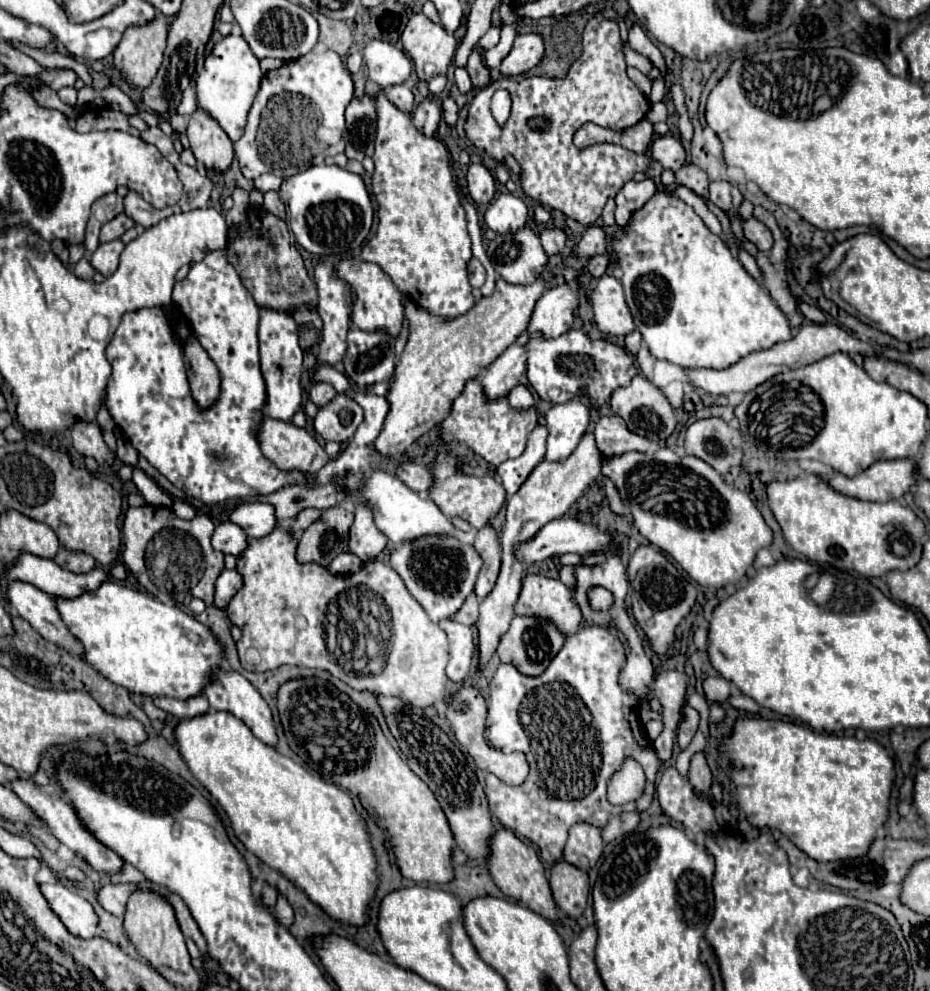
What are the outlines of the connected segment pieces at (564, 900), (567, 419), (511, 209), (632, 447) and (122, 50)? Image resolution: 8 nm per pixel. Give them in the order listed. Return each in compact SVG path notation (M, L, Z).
M558 861L550 873L550 889L562 913L576 919L584 913L586 897L590 893L588 873L576 869L566 861Z
M572 397L562 405L554 405L546 413L548 427L548 461L564 461L578 445L590 423L590 405L580 397Z
M502 193L494 199L484 213L484 223L496 233L516 233L526 225L528 209L522 199L512 193Z
M618 415L600 417L594 427L594 437L604 457L616 457L630 451L654 453L654 443L646 441L644 437L634 437L634 433L626 429L626 423Z
M158 15L154 21L150 21L150 25L134 27L124 33L120 45L114 51L114 67L122 73L122 77L128 81L130 87L144 89L152 83L152 79L158 73L158 67L162 65L162 55L166 49L166 33L168 33L168 25L162 15Z

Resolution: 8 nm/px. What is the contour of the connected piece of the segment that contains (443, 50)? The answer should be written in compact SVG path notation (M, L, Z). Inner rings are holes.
M416 13L408 21L402 43L414 63L418 79L424 81L446 73L456 51L456 39L440 25L432 23L424 13Z

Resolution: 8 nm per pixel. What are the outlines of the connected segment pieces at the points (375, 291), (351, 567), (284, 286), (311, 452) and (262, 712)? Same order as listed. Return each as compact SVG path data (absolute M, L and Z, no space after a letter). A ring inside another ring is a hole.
M344 259L336 265L338 277L342 277L346 283L350 283L356 291L358 301L354 303L352 311L352 323L360 327L362 331L386 331L392 337L400 335L402 323L404 323L404 297L398 291L398 287L392 283L392 279L374 263L366 263L360 259Z
M342 553L326 569L332 575L352 575L360 569L360 565L362 565L362 561L358 561L358 557L354 557L352 553Z
M252 205L246 211L246 219L232 229L232 237L226 245L226 257L238 271L244 287L252 293L258 307L274 309L292 315L298 307L308 305L312 311L318 307L318 289L314 279L304 267L300 251L294 247L290 231L282 219L268 213L266 209ZM286 231L286 233L284 233ZM294 283L304 287L302 293L290 293Z
M264 417L264 421L262 421L260 445L262 445L262 453L268 459L272 459L274 465L278 469L282 469L282 471L304 471L306 475L314 475L330 461L330 457L326 455L324 447L306 429L294 427L292 423L274 421L270 417Z
M220 669L214 675L214 683L206 687L206 697L210 701L210 707L214 711L228 711L234 717L238 717L240 721L246 723L246 727L266 745L276 747L278 745L278 735L276 735L276 725L272 719L272 711L268 707L268 703L262 699L262 695L236 671L228 671L228 669Z

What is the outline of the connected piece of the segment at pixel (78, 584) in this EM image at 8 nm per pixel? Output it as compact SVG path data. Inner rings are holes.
M30 553L20 555L18 563L14 563L6 575L8 579L12 577L14 581L30 583L56 599L76 599L86 591L98 589L108 579L108 571L104 569L92 569L86 575L76 575L58 567L52 559L42 559Z

